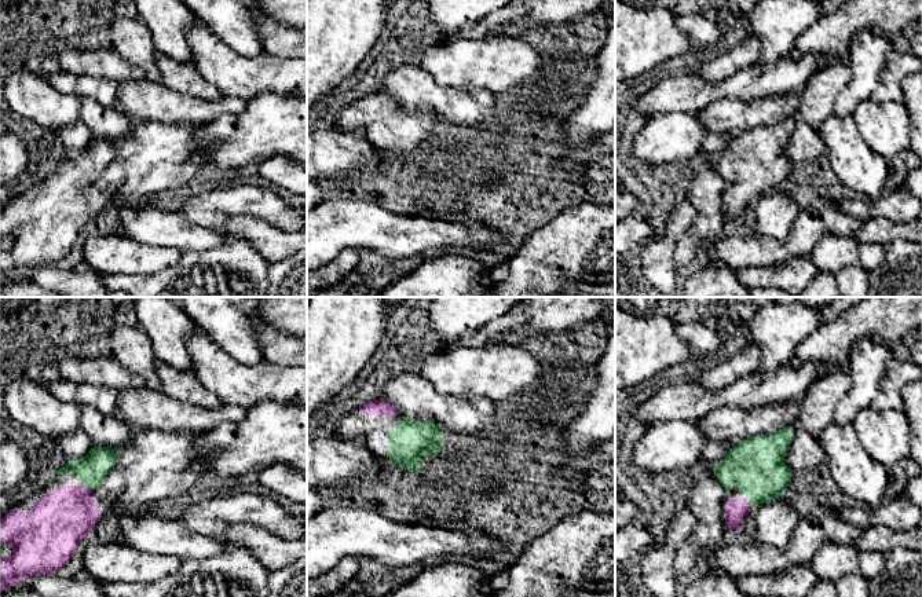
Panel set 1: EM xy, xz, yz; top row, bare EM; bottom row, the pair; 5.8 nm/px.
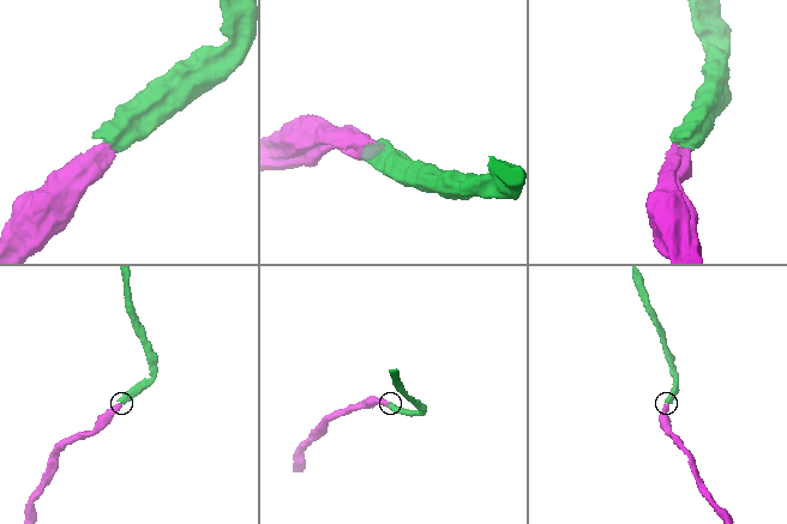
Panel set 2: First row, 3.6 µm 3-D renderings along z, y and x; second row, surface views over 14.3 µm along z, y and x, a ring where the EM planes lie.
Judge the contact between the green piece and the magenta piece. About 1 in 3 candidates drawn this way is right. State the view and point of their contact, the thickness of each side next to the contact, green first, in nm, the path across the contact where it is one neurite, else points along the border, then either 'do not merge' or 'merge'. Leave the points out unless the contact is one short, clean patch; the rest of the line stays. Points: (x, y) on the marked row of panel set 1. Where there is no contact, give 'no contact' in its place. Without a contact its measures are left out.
xz (398, 410) | 20/100 nm | across xz (399, 409), (398, 410), (376, 407) | merge

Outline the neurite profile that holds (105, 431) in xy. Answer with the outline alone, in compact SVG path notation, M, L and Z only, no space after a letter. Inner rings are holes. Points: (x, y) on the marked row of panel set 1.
M80 406L80 429L94 446L121 450L133 436L131 426L120 415L102 414L91 406Z

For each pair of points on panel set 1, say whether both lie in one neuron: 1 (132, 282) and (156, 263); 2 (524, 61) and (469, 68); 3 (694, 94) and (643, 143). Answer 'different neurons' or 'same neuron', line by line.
1: different neurons
2: same neuron
3: different neurons

